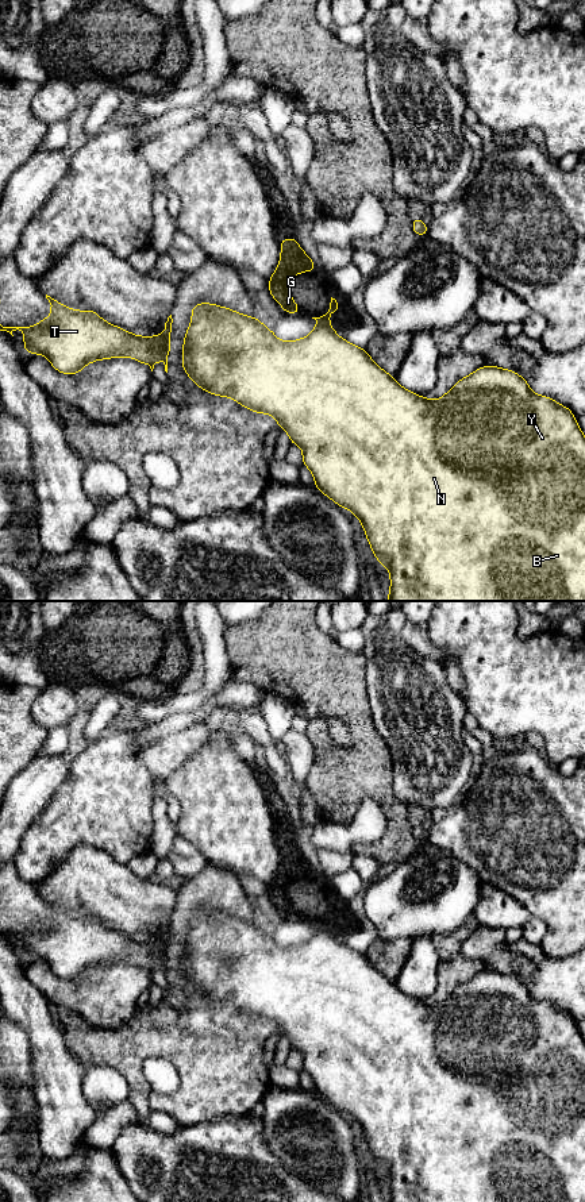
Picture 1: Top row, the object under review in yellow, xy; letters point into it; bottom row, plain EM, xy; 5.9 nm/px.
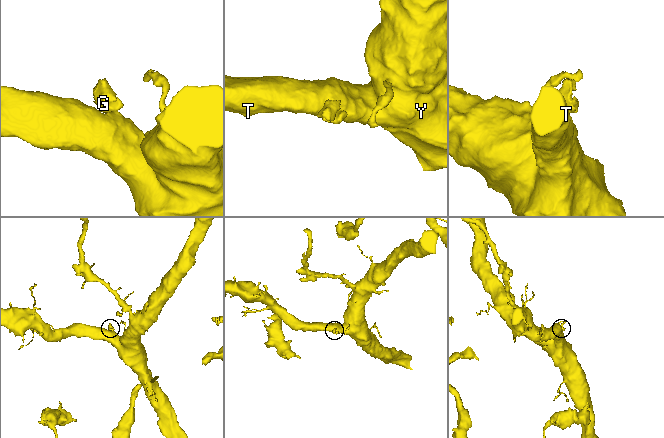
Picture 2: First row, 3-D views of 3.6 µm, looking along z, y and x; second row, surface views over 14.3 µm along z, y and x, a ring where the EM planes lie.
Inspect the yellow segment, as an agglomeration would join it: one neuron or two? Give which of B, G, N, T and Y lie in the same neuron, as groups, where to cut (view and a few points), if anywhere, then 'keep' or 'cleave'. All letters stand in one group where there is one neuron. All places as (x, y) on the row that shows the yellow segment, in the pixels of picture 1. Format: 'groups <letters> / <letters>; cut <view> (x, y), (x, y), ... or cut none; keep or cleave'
groups B N T Y / G; cut xy (318, 322), (327, 323); cleave

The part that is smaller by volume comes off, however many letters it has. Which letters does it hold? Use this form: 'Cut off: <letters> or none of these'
Cut off: G

